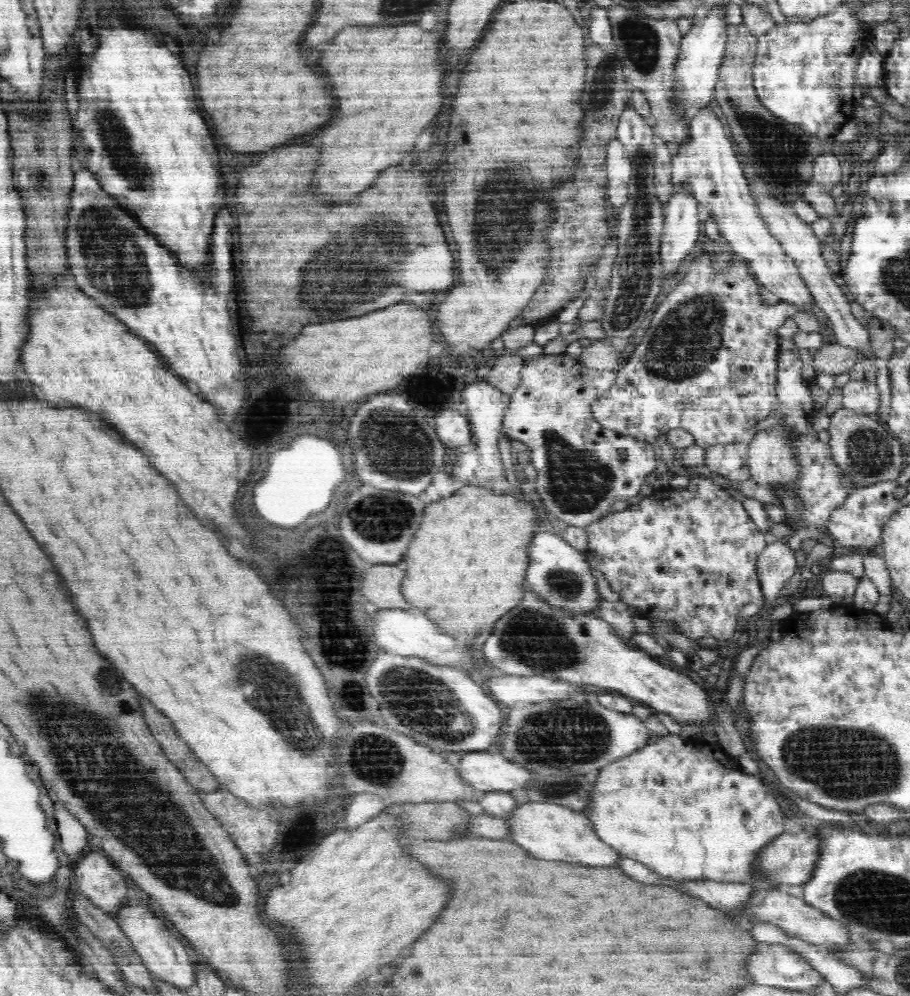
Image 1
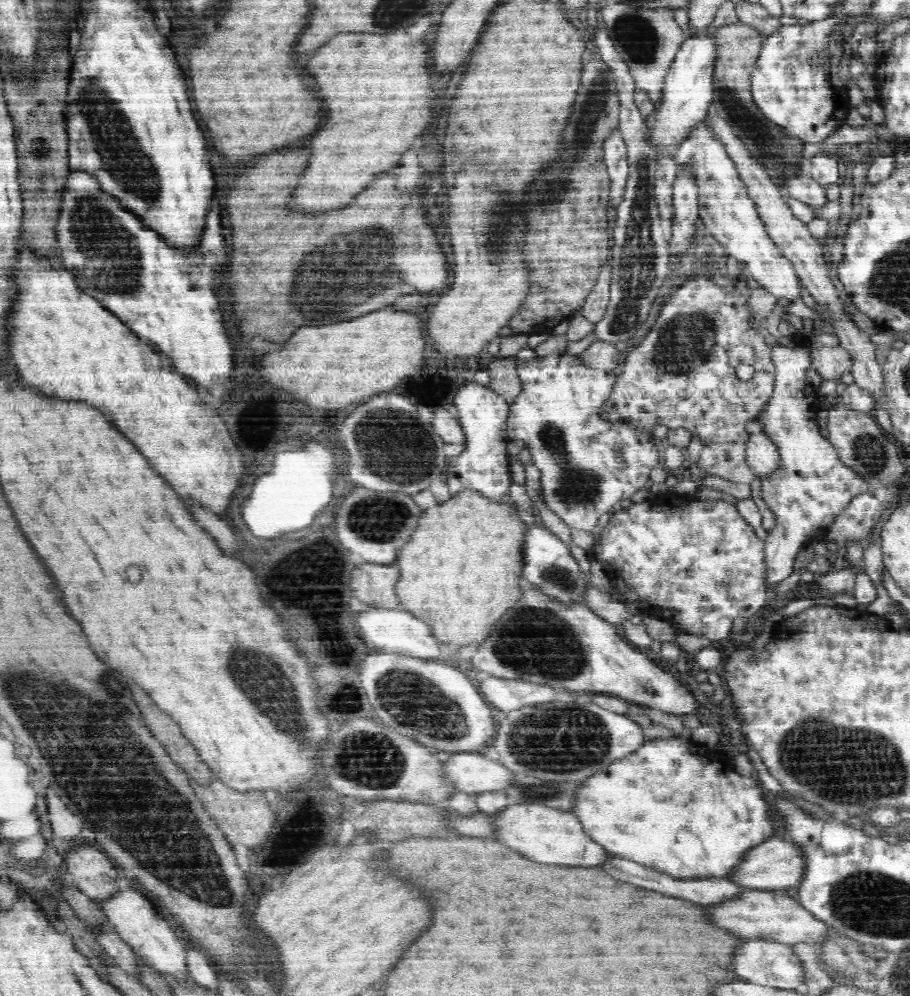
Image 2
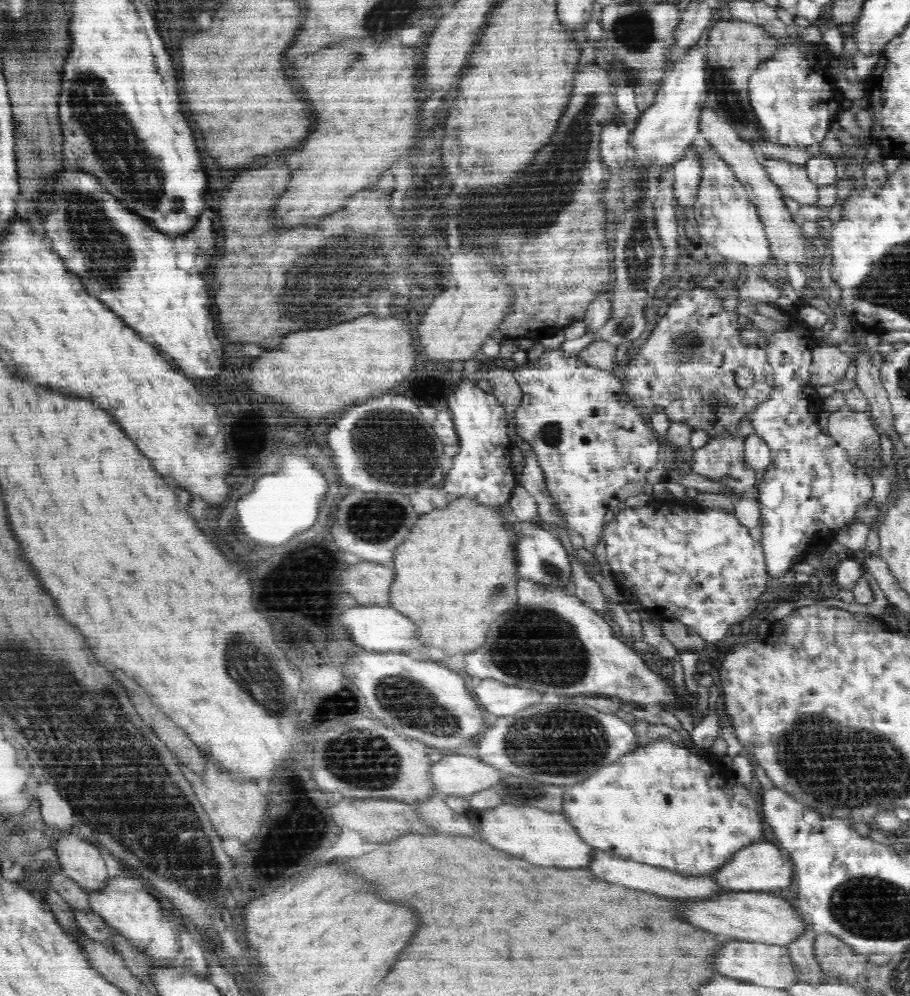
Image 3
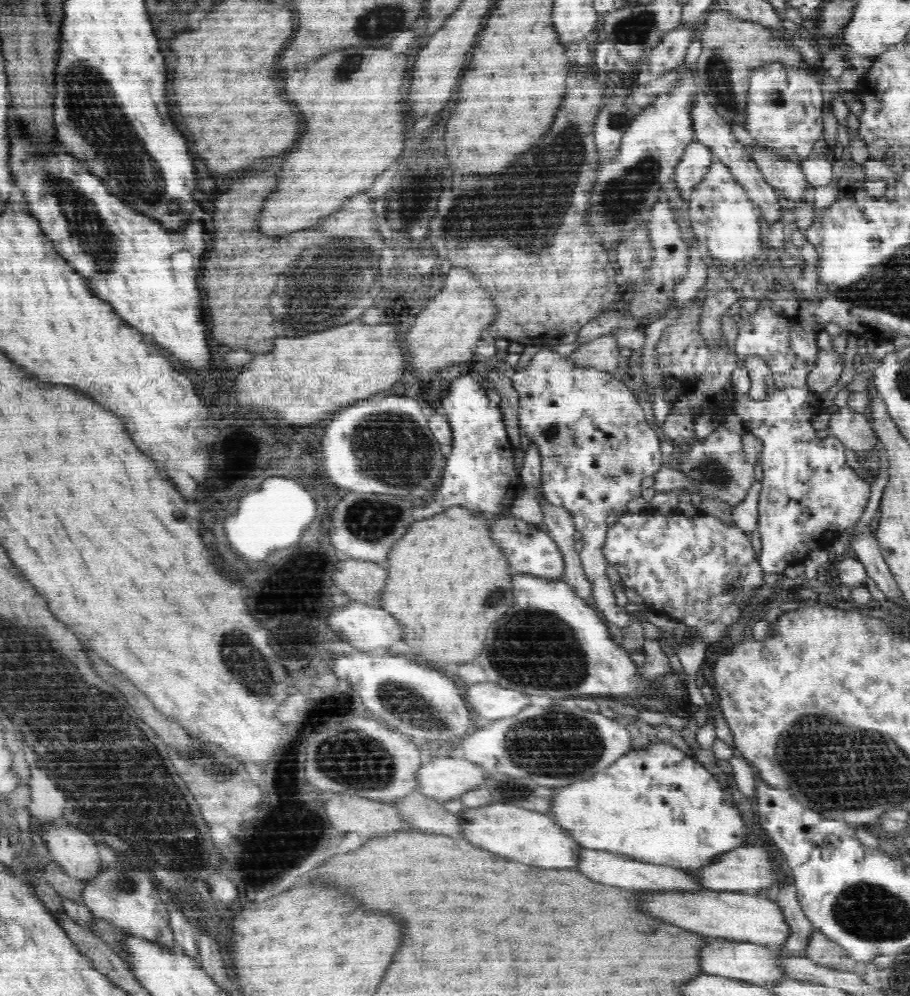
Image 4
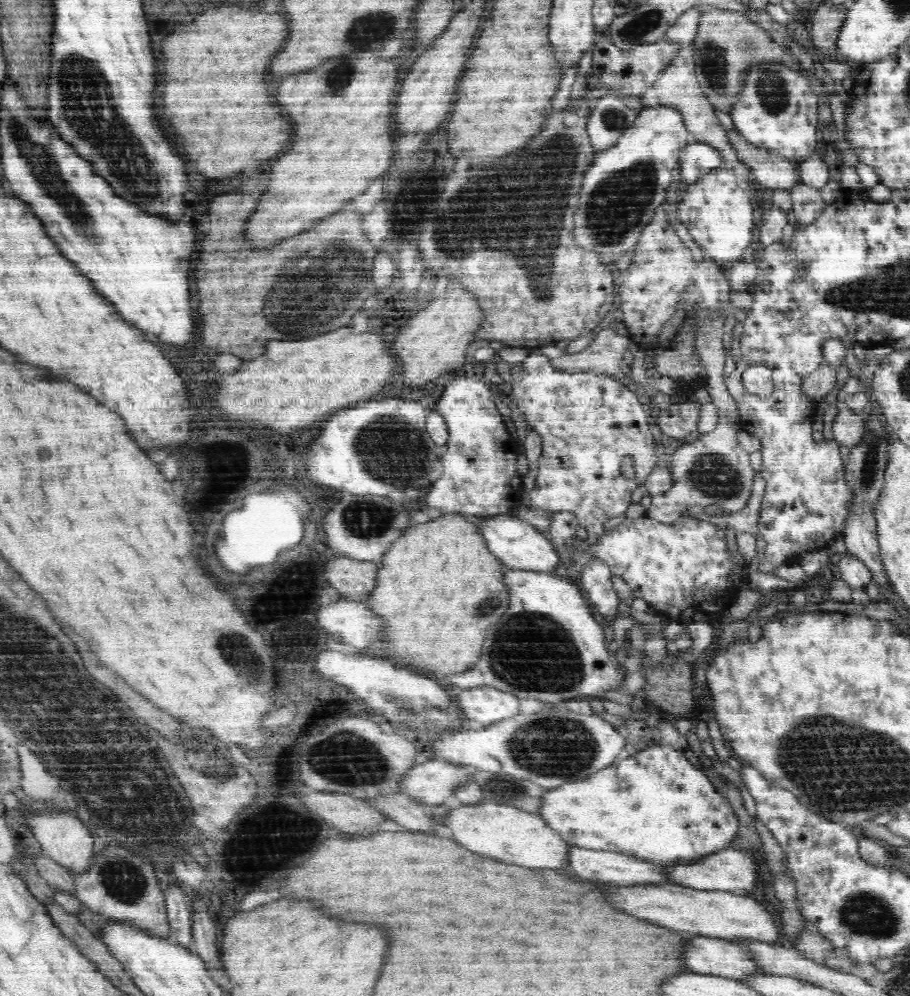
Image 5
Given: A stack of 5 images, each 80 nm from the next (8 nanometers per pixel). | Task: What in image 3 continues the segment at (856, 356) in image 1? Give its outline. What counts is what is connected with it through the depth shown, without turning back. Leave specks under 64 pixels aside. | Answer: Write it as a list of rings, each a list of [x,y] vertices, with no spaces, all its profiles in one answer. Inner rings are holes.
[[[796,309],[782,311],[790,315],[790,321],[782,323],[783,331],[774,331],[760,342],[760,328],[752,322],[744,325],[743,343],[759,344],[759,348],[767,351],[768,361],[774,369],[775,387],[772,394],[746,417],[752,423],[754,432],[764,439],[771,450],[771,465],[764,472],[762,482],[758,485],[757,500],[760,502],[761,524],[756,535],[761,539],[764,560],[770,578],[783,576],[797,563],[803,562],[808,554],[816,553],[820,548],[826,548],[834,538],[834,531],[850,524],[860,509],[872,498],[872,480],[866,473],[858,471],[848,461],[844,449],[836,443],[829,434],[822,433],[816,423],[818,415],[812,407],[812,396],[817,395],[816,387],[834,385],[845,378],[851,364],[851,353],[846,348],[835,347],[819,342],[815,331],[806,321],[799,318]]]

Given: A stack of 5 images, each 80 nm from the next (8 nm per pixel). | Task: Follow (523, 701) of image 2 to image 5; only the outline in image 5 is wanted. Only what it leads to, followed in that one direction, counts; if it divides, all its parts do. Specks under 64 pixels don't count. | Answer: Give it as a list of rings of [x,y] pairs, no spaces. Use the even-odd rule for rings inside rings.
[[[491,686],[464,690],[458,700],[464,719],[468,719],[468,722],[480,722],[482,726],[517,716],[520,712],[520,698]]]

